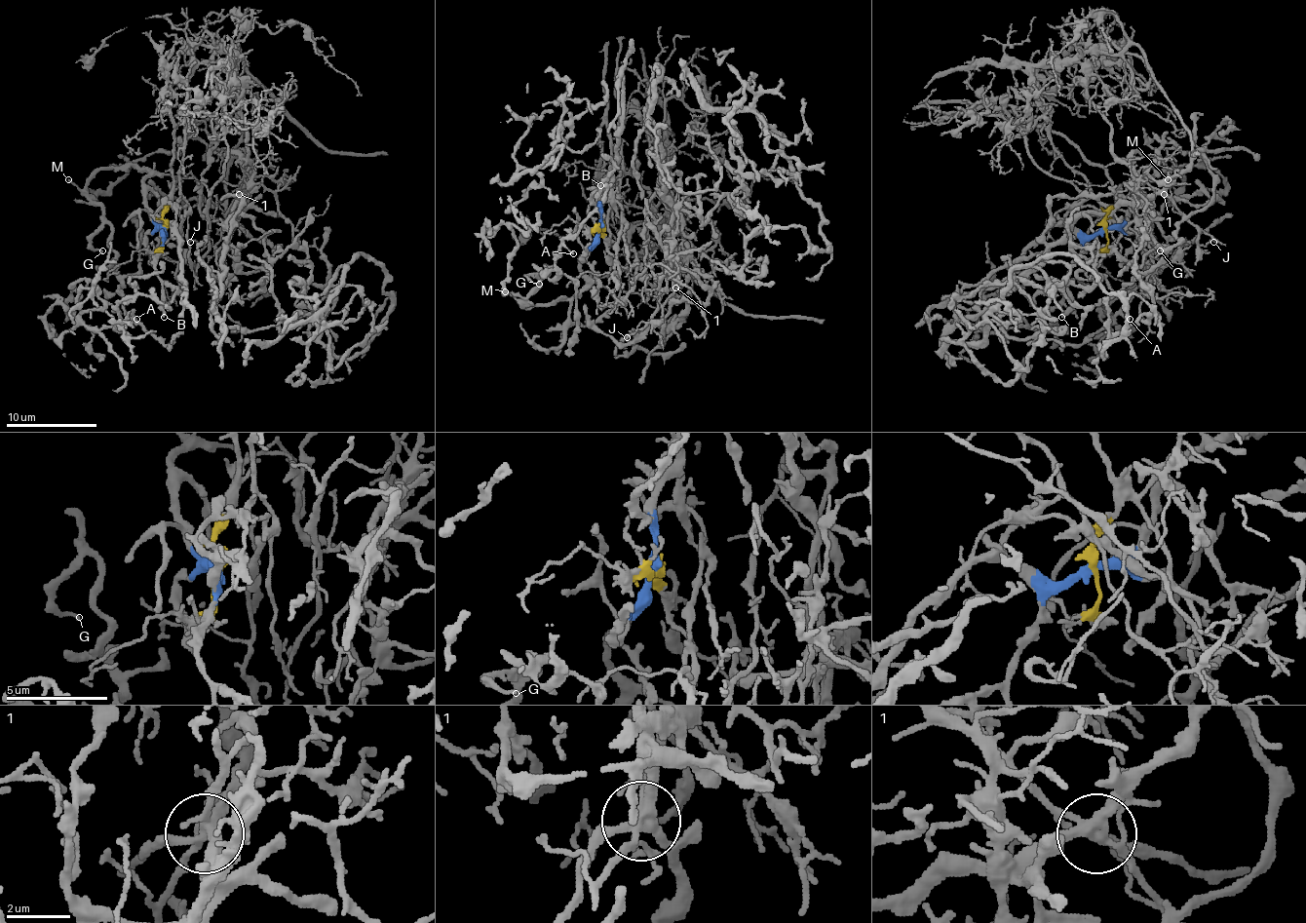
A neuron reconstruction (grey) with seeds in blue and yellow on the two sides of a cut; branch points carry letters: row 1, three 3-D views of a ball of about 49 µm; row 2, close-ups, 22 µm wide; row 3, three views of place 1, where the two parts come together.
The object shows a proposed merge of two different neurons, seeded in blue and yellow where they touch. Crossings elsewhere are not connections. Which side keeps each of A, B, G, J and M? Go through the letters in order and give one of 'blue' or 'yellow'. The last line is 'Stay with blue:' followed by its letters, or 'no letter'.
A: blue
B: blue
G: blue
J: yellow
M: blue
Stay with blue: A, B, G, M

